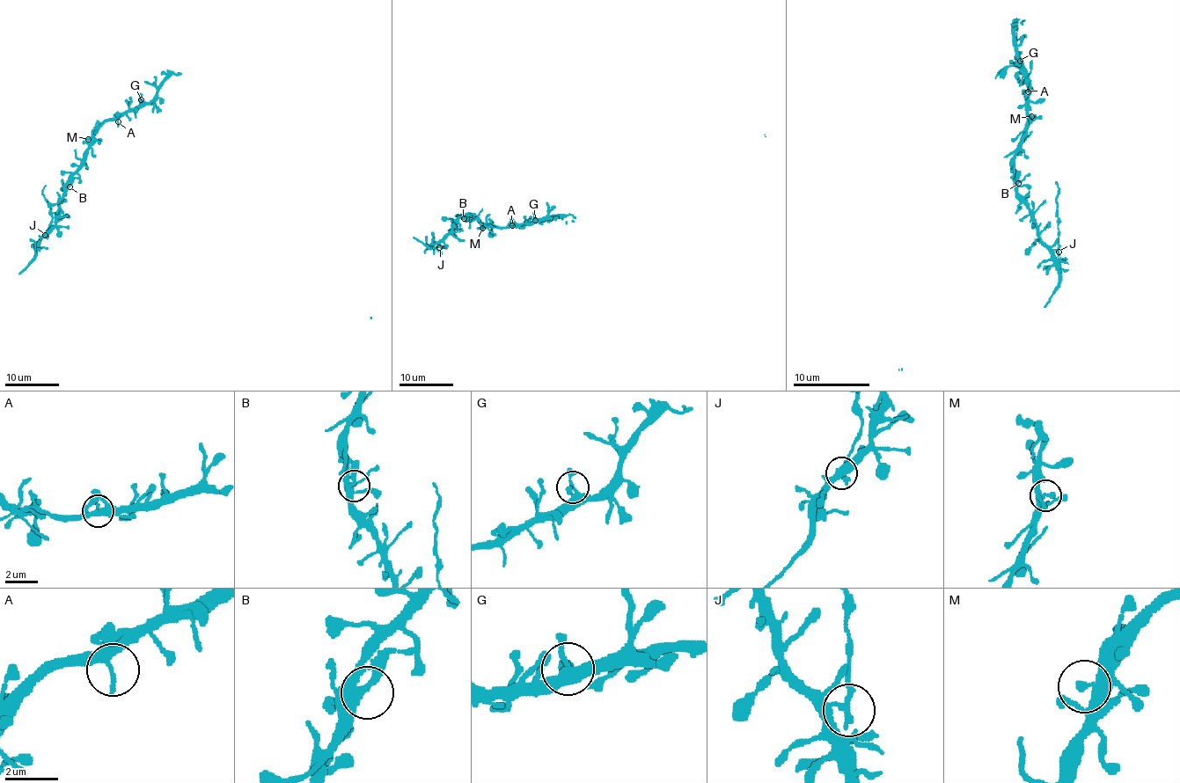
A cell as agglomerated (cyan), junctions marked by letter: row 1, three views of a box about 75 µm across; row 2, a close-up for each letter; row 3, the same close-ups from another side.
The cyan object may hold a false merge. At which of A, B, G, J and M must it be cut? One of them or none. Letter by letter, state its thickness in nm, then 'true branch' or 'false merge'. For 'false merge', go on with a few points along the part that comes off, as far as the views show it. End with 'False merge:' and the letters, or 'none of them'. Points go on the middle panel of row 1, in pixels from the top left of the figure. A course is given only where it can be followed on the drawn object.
A: 240 nm thick; true branch
B: 240 nm thick; true branch
G: 280 nm thick; true branch
J: 240 nm thick; false merge
M: 320 nm thick; true branch
False merge: J

